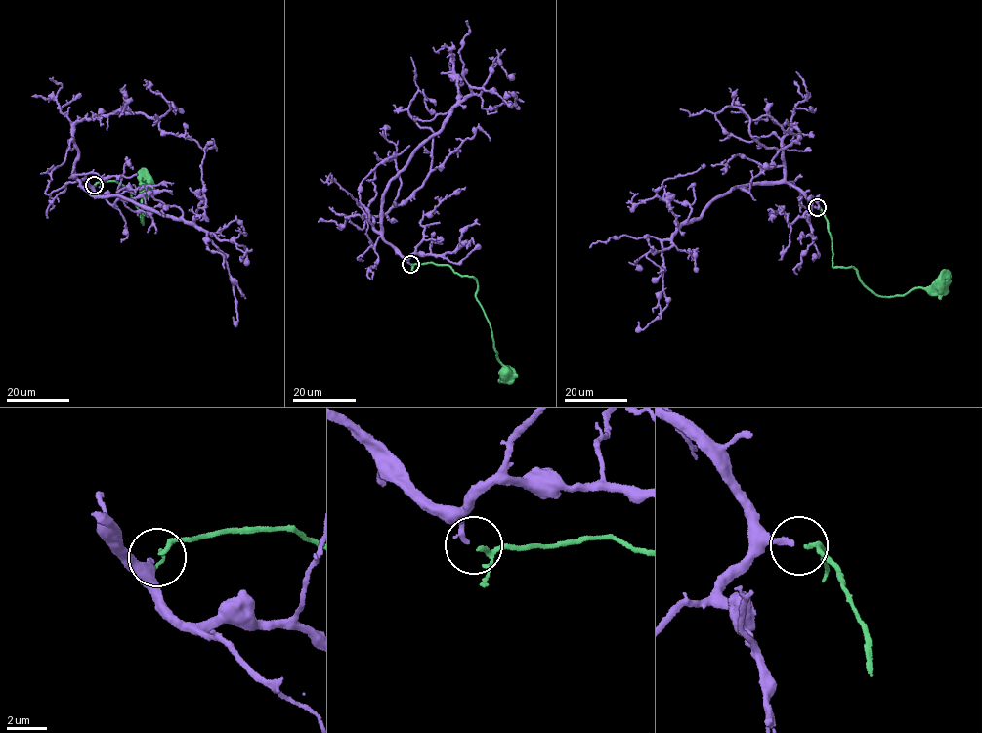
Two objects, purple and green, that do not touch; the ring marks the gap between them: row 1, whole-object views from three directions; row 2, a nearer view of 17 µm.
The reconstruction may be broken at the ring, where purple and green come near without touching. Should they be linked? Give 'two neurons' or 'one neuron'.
one neuron

